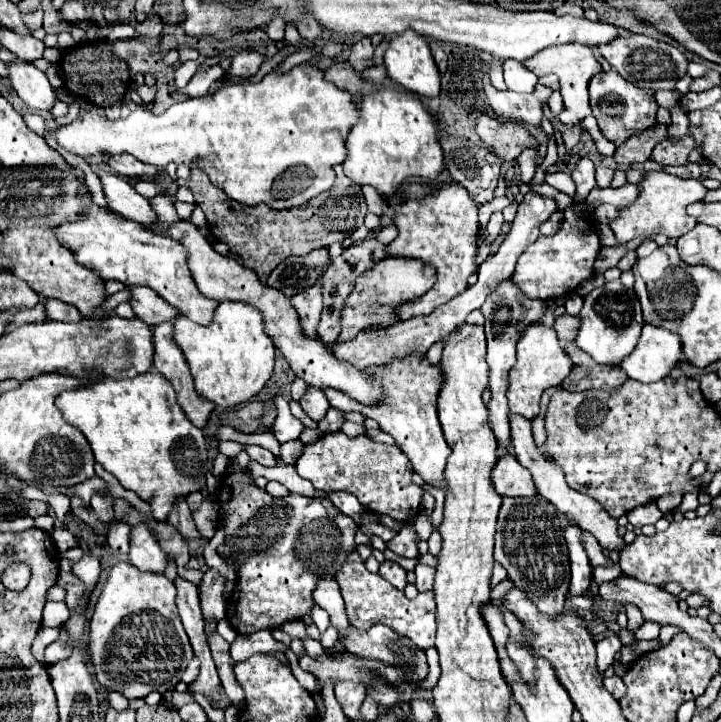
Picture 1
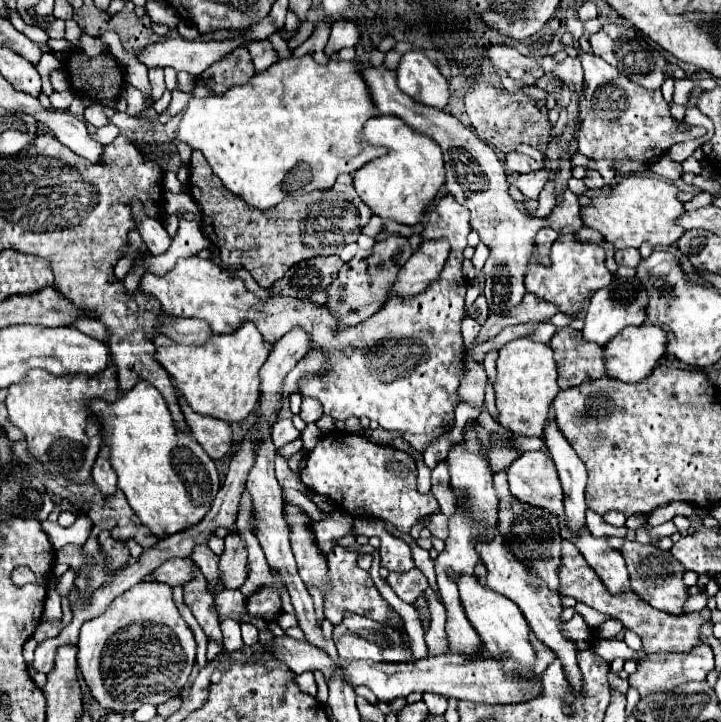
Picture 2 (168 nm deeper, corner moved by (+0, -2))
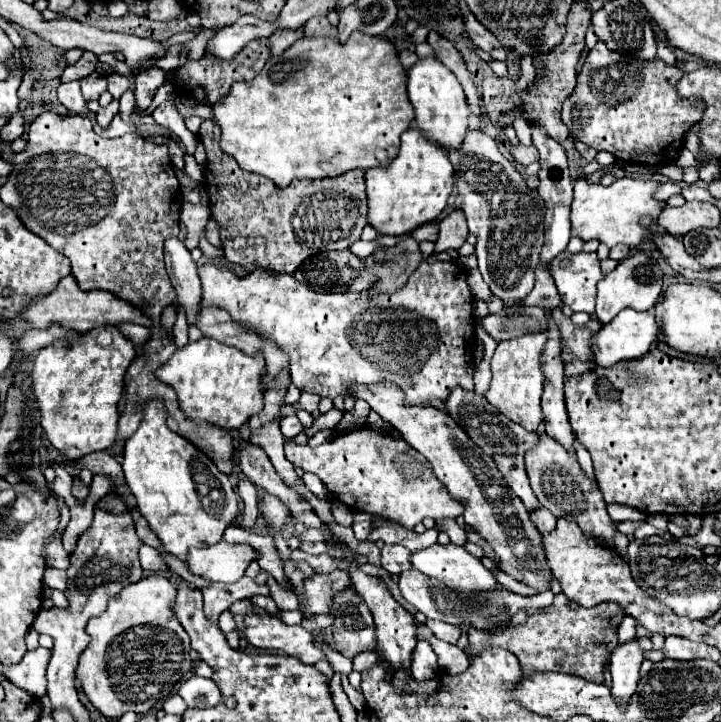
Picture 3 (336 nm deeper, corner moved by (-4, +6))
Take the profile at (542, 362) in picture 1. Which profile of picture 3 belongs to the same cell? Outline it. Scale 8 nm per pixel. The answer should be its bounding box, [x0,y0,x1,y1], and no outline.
[487,333,547,431]

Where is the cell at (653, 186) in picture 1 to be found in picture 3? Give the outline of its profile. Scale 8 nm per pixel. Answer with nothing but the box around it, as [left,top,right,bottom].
[571,177,665,247]

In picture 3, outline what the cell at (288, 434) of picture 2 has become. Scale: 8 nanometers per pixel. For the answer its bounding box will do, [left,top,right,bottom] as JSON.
[281,415,305,439]

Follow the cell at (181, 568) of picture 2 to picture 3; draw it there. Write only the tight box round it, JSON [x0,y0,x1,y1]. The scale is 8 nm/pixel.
[187,543,259,583]

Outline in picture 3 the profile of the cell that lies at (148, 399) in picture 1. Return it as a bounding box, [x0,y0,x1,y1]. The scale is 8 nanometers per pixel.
[121,401,239,561]

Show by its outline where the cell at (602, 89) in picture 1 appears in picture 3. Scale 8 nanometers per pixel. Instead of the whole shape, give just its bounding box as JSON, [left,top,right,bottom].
[563,41,705,165]

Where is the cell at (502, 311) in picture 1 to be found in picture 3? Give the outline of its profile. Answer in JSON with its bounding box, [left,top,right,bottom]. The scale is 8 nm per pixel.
[451,131,543,301]

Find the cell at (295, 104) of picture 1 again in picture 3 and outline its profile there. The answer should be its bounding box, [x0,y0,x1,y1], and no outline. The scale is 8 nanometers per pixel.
[211,33,413,187]

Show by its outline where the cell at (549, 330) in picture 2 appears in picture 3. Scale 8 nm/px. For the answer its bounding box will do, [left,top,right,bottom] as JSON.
[481,305,547,343]

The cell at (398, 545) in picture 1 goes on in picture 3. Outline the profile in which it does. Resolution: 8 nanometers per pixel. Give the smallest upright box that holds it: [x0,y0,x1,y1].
[381,545,411,575]

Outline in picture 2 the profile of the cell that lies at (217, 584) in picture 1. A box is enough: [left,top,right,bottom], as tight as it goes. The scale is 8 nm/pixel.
[219,533,247,589]

